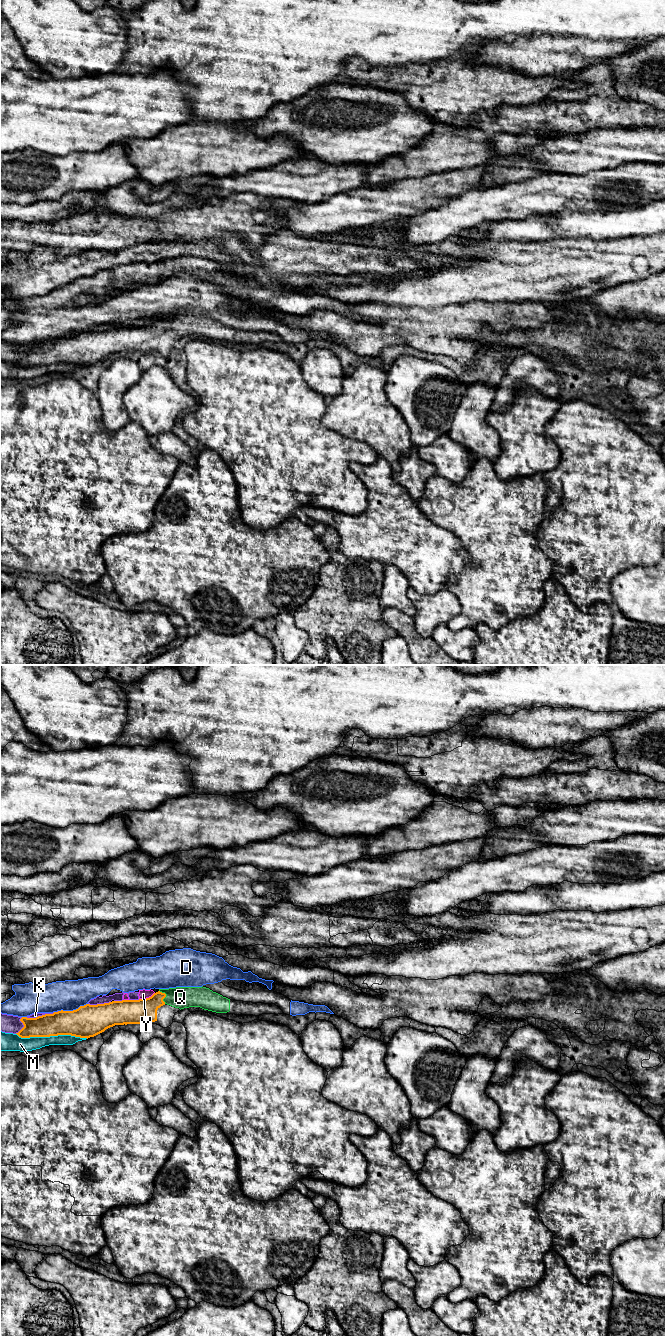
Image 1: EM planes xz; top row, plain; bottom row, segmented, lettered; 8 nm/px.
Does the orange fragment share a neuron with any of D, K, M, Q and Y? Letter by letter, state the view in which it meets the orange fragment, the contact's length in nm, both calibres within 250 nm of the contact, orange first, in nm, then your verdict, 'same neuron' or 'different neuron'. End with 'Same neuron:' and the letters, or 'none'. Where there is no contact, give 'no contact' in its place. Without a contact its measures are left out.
D: xz | 240 nm | 260/240 nm | different neuron
K: xz | 240 nm | 190/40 nm | different neuron
M: xz | 600 nm | 220/110 nm | different neuron
Q: xz | 120 nm | 190/180 nm | same neuron
Y: xz | 140 nm | 190/80 nm | different neuron
Same neuron: Q

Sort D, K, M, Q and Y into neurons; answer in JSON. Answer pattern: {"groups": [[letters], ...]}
{"groups": [["D"], ["K", "Y"], ["M"], ["Q"]]}

